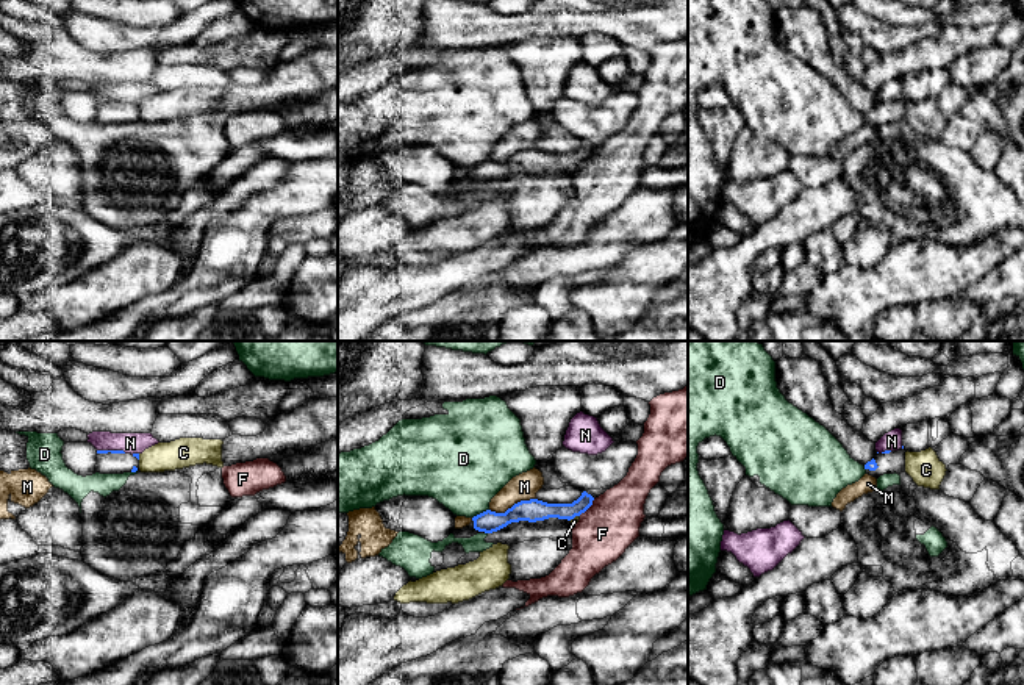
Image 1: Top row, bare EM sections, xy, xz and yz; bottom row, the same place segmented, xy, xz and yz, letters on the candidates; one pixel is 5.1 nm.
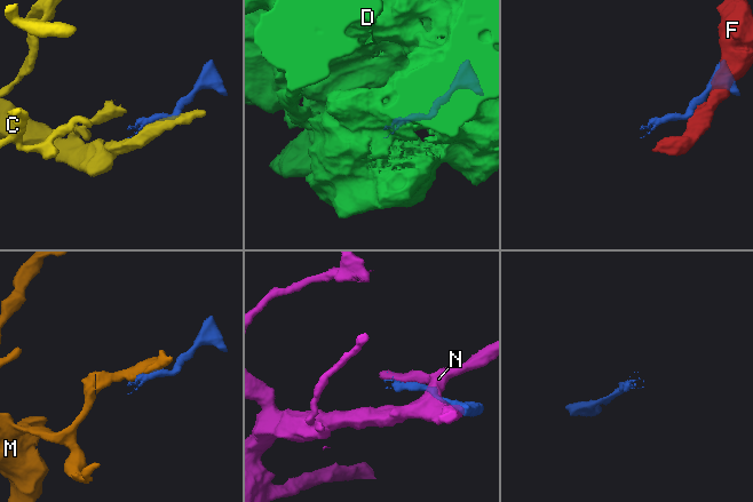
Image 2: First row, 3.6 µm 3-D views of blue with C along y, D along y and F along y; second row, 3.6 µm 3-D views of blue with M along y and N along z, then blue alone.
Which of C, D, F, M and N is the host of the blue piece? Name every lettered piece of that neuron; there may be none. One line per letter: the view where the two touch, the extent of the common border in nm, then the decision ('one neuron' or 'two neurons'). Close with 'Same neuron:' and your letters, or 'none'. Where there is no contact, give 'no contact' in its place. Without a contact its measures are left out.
C: xz | 70 nm | two neurons
D: xz | 100 nm | two neurons
F: xz | 120 nm | two neurons
M: xz | 240 nm | two neurons
N: xy | 150 nm | two neurons
Same neuron: none

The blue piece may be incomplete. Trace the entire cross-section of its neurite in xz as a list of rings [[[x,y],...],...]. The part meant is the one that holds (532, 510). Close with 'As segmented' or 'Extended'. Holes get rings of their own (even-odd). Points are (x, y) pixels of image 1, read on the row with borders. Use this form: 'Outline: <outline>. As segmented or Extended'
Outline: [[[586,491],[572,504],[547,504],[538,499],[521,500],[508,508],[505,513],[486,510],[472,518],[472,522],[463,529],[455,529],[455,538],[471,538],[477,533],[492,533],[511,522],[519,521],[544,521],[549,518],[574,519],[593,505],[594,497]]]. Extended

